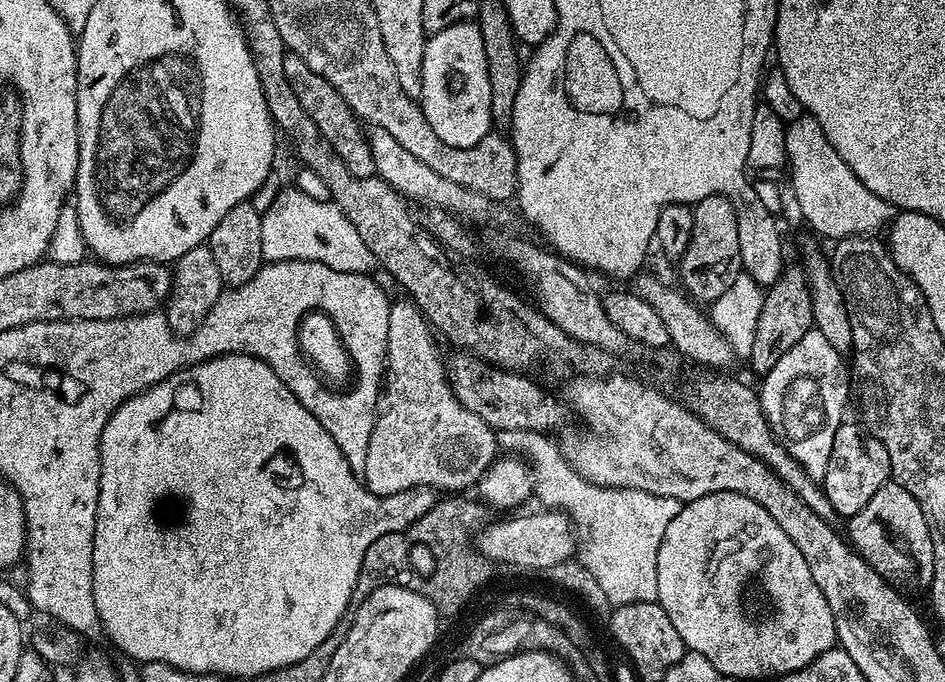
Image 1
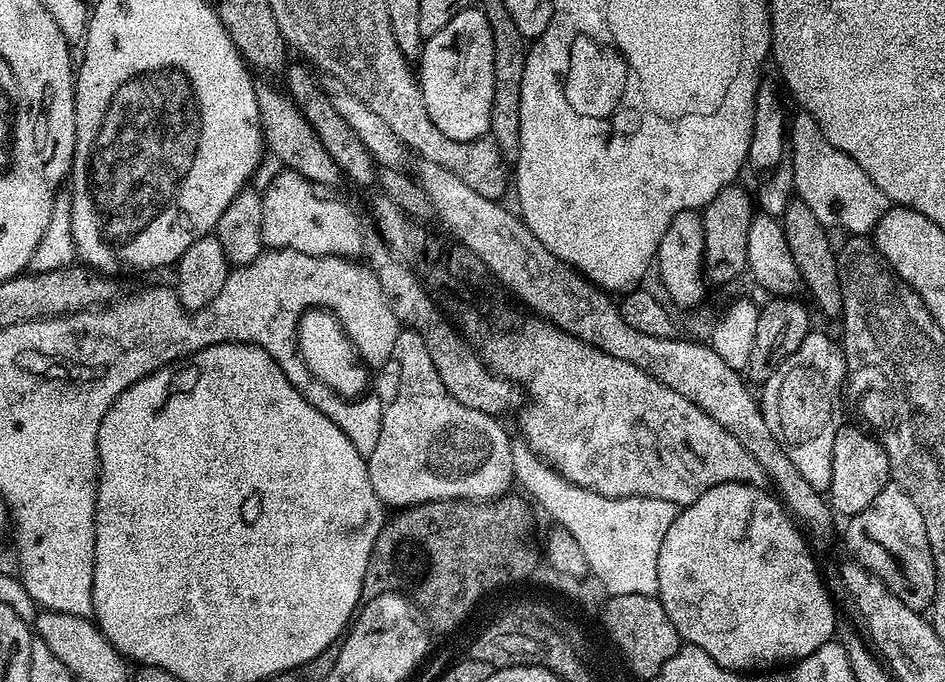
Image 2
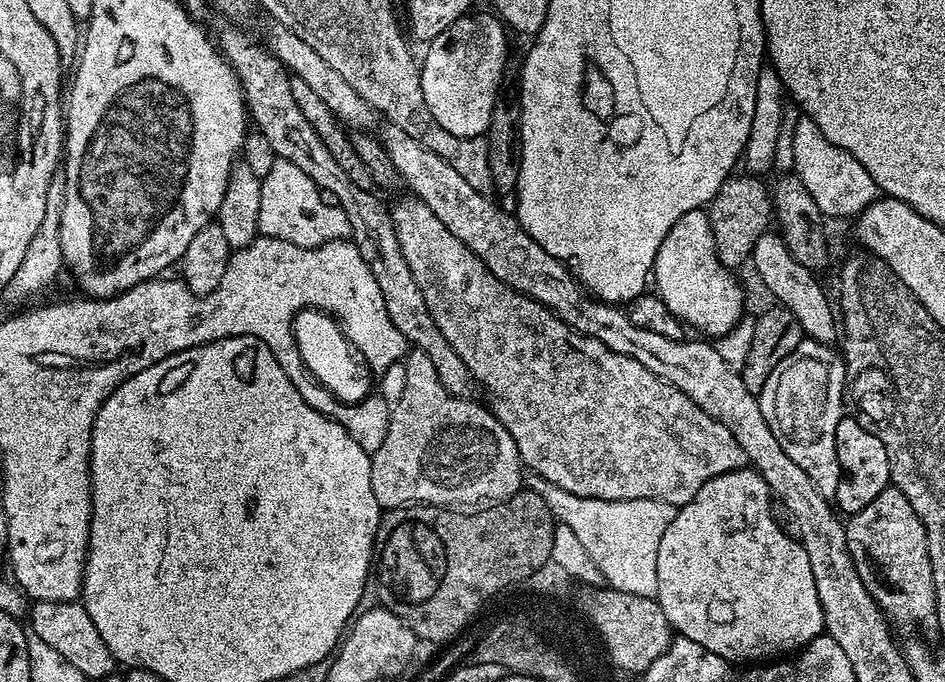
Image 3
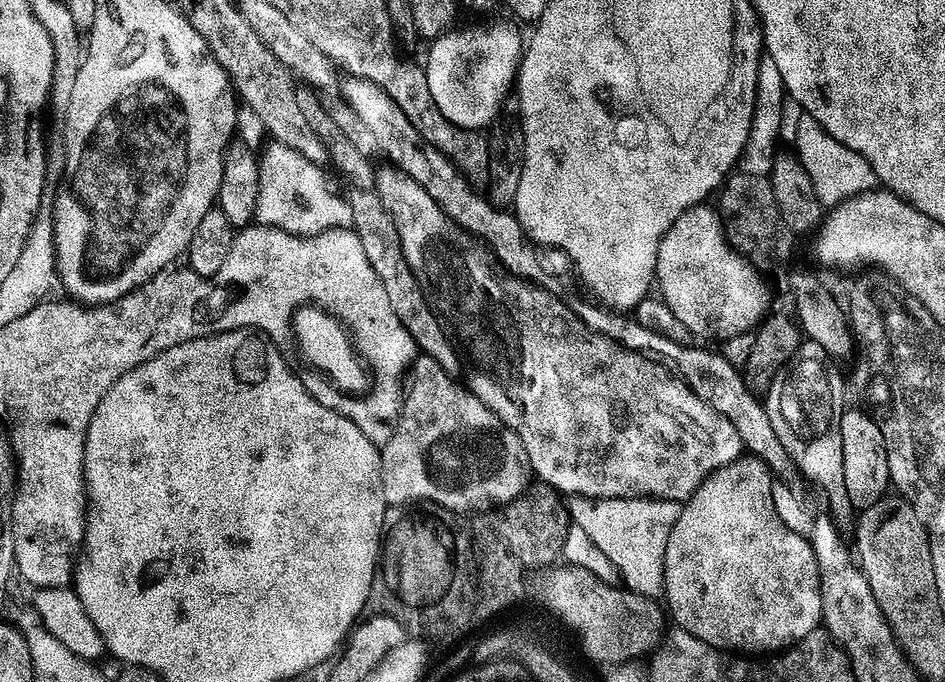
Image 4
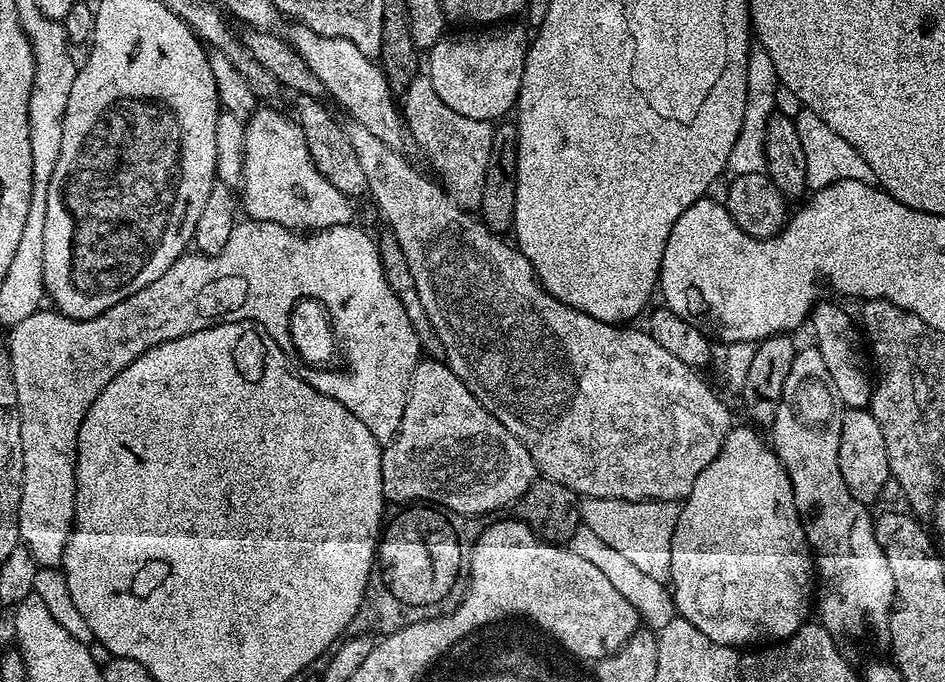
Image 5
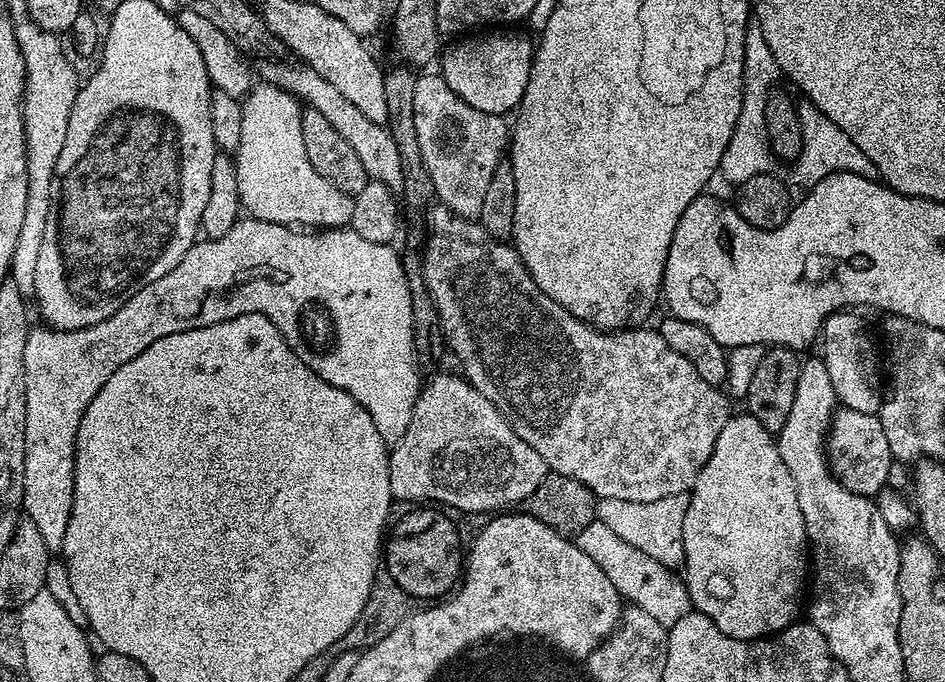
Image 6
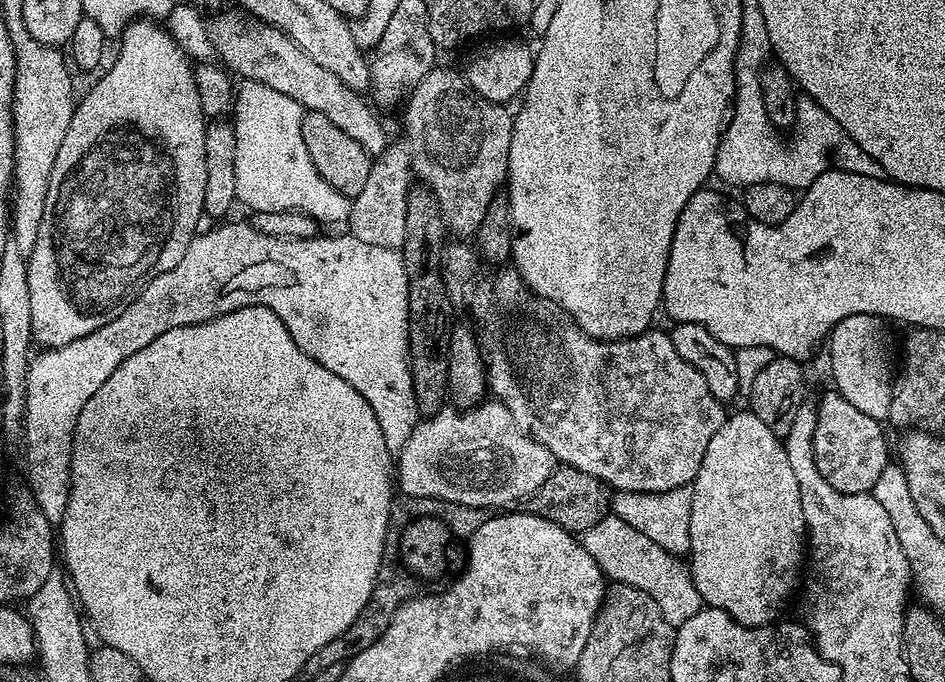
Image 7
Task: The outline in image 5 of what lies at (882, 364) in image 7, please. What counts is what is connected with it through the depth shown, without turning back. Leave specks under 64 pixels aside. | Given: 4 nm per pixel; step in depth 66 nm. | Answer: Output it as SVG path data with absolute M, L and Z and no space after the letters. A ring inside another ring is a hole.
M821 302L812 309L810 325L812 324L812 332L816 335L814 346L822 354L822 359L826 362L826 370L830 370L830 379L834 381L838 398L843 402L845 409L867 409L872 403L874 380L873 377L868 377L869 361L866 359L866 348L862 343L861 333L857 325L856 328L852 325L846 309L828 303L832 302Z

